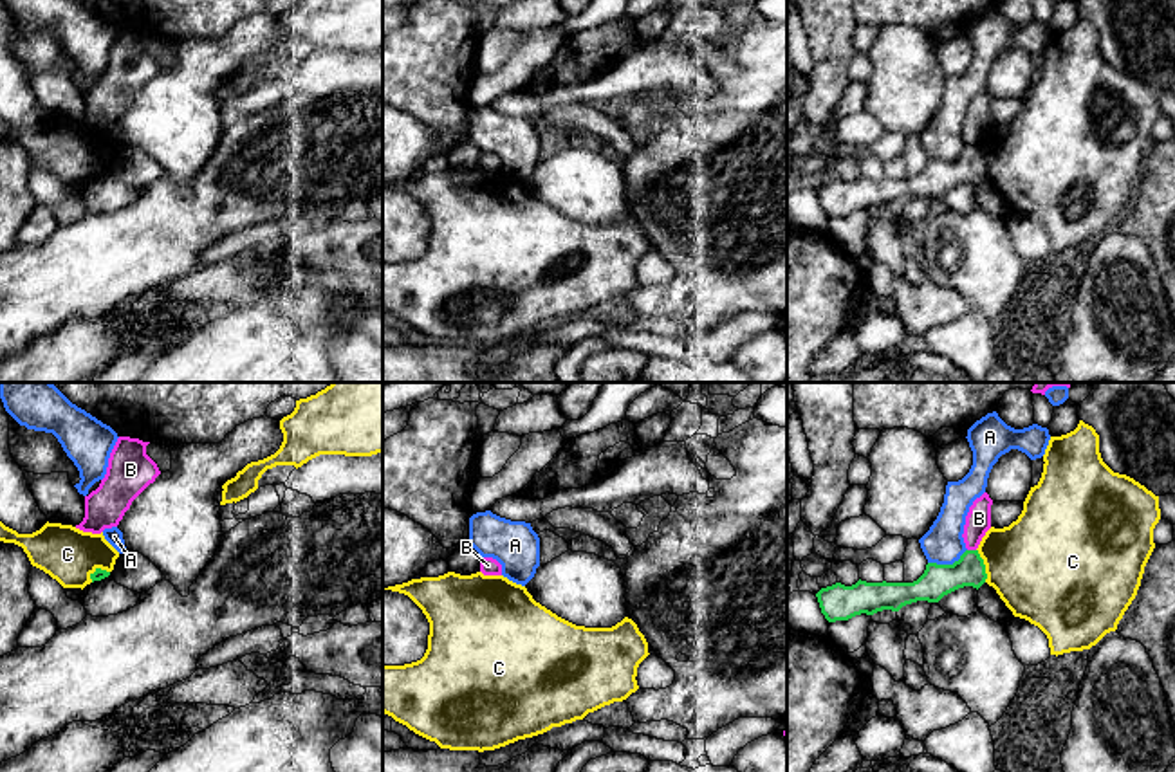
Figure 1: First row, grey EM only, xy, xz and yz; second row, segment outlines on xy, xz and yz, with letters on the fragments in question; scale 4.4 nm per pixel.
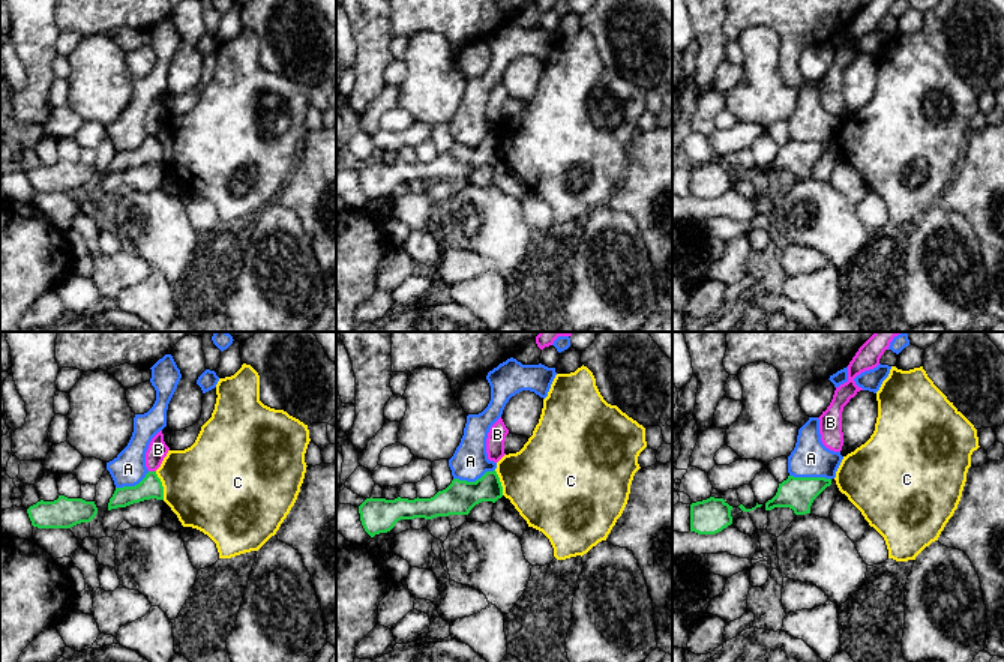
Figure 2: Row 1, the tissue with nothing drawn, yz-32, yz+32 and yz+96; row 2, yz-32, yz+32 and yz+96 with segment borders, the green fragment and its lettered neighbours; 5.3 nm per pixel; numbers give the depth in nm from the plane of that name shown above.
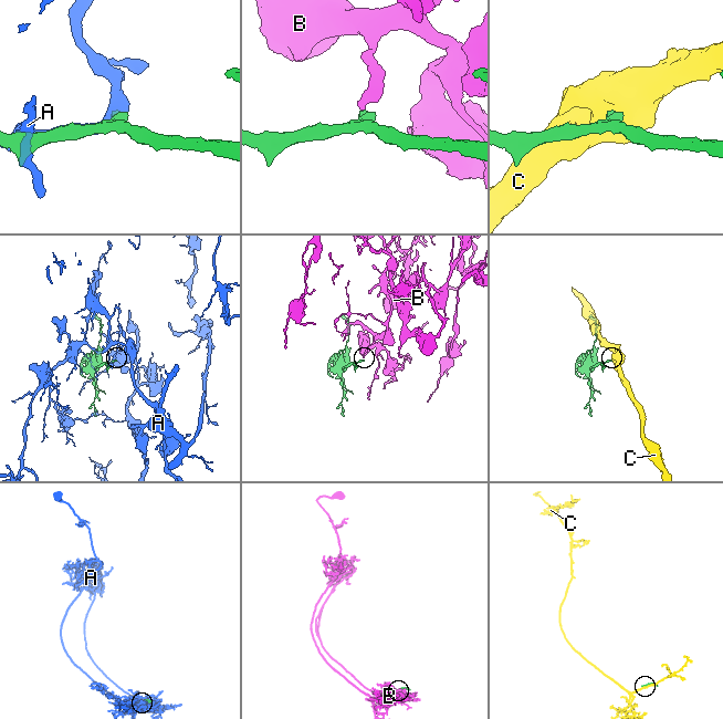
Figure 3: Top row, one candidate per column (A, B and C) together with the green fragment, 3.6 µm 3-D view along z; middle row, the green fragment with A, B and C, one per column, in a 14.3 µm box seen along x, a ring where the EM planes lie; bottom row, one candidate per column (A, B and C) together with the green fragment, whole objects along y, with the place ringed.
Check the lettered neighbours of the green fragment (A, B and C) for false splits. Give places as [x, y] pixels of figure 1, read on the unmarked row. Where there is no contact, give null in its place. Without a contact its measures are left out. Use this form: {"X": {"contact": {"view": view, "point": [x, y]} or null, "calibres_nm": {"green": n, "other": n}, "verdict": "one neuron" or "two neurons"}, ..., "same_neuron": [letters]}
{"A": {"contact": {"view": "yz", "point": [948, 161]}, "calibres_nm": {"green": 140, "other": 180}, "verdict": "two neurons"}, "B": {"contact": {"view": "yz", "point": [971, 147]}, "calibres_nm": {"green": 140, "other": 110}, "verdict": "two neurons"}, "C": {"contact": {"view": "yz", "point": [984, 161]}, "calibres_nm": {"green": 140, "other": 460}, "verdict": "two neurons"}, "same_neuron": []}

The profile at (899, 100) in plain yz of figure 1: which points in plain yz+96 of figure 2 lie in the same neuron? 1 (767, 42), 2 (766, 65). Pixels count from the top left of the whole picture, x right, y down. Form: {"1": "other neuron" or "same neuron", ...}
{"1": "same neuron", "2": "same neuron"}

